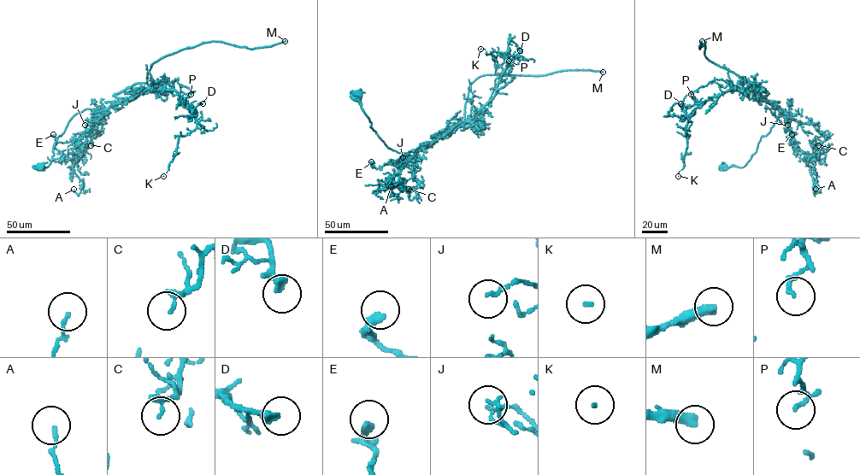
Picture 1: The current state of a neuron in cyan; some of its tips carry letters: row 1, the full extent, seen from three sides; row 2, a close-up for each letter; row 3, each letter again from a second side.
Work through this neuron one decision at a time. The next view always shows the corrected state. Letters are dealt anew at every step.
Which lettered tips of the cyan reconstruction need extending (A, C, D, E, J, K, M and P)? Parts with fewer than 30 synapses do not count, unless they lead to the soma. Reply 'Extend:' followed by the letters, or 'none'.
Extend: M

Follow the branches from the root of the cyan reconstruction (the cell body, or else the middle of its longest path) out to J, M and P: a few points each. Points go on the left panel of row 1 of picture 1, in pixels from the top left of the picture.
J: (42, 167), (50, 164), (54, 143), (69, 120), (85, 109), (97, 110), (99, 113), (92, 126), (85, 125)
M: (42, 167), (73, 116), (145, 89), (160, 58), (213, 41), (253, 49), (285, 41)
P: (42, 167), (50, 164), (56, 137), (76, 114), (103, 110), (147, 89), (172, 89), (177, 79), (191, 94)

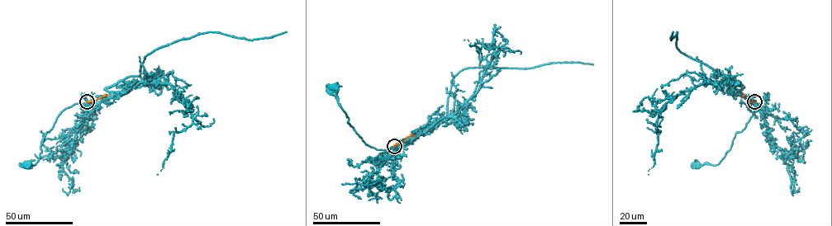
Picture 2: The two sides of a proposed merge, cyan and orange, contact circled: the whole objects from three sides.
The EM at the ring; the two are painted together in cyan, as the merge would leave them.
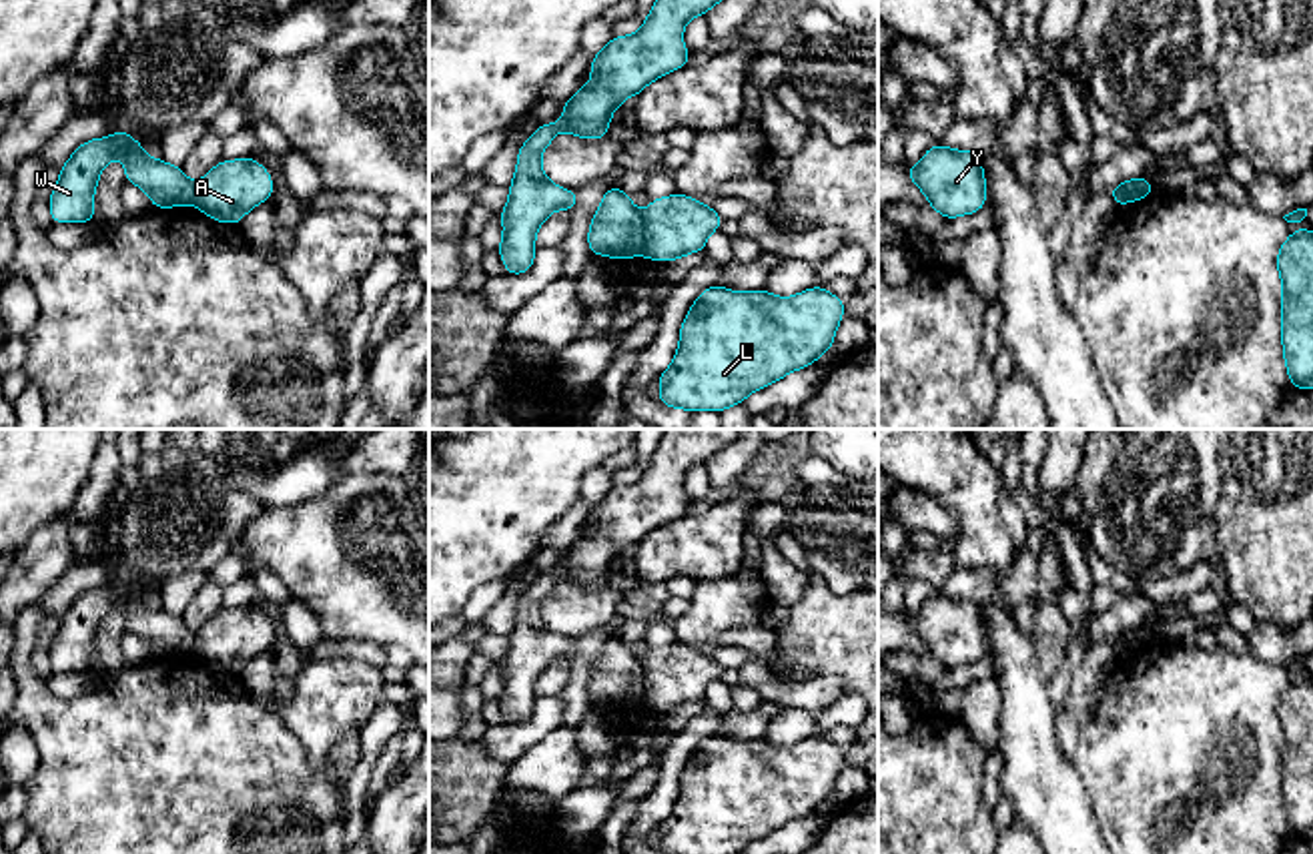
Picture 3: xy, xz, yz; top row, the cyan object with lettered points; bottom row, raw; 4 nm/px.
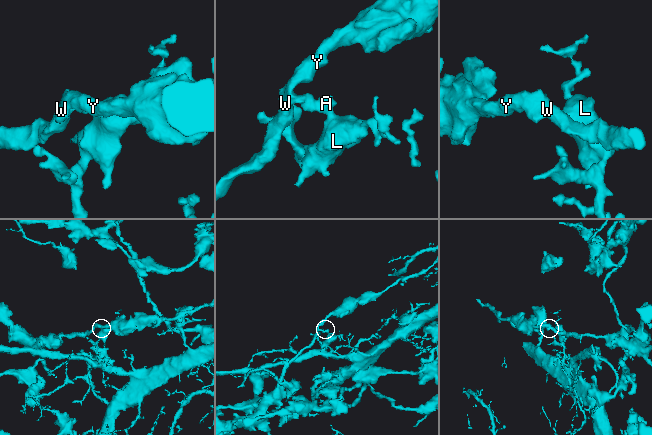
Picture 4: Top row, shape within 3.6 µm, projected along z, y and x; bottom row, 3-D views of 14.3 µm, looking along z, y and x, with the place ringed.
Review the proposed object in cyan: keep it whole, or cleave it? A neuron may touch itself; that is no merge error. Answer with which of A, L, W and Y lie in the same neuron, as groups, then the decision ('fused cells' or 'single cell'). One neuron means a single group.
A L / W Y; fused cells

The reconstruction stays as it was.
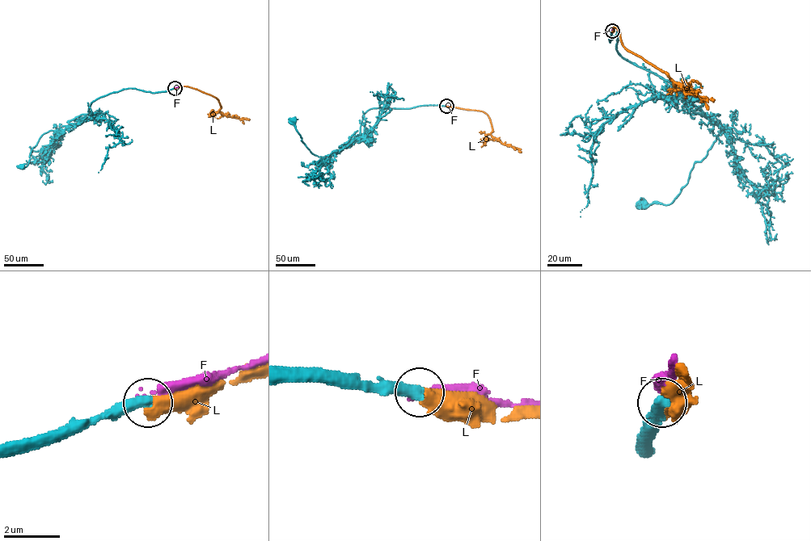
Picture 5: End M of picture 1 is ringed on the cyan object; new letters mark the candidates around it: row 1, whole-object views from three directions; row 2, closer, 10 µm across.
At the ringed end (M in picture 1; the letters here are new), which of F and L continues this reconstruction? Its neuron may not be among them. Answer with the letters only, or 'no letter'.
L

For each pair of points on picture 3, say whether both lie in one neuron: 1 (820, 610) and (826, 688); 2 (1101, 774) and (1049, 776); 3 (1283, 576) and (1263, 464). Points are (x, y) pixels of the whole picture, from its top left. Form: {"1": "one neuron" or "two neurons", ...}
{"1": "two neurons", "2": "two neurons", "3": "one neuron"}

